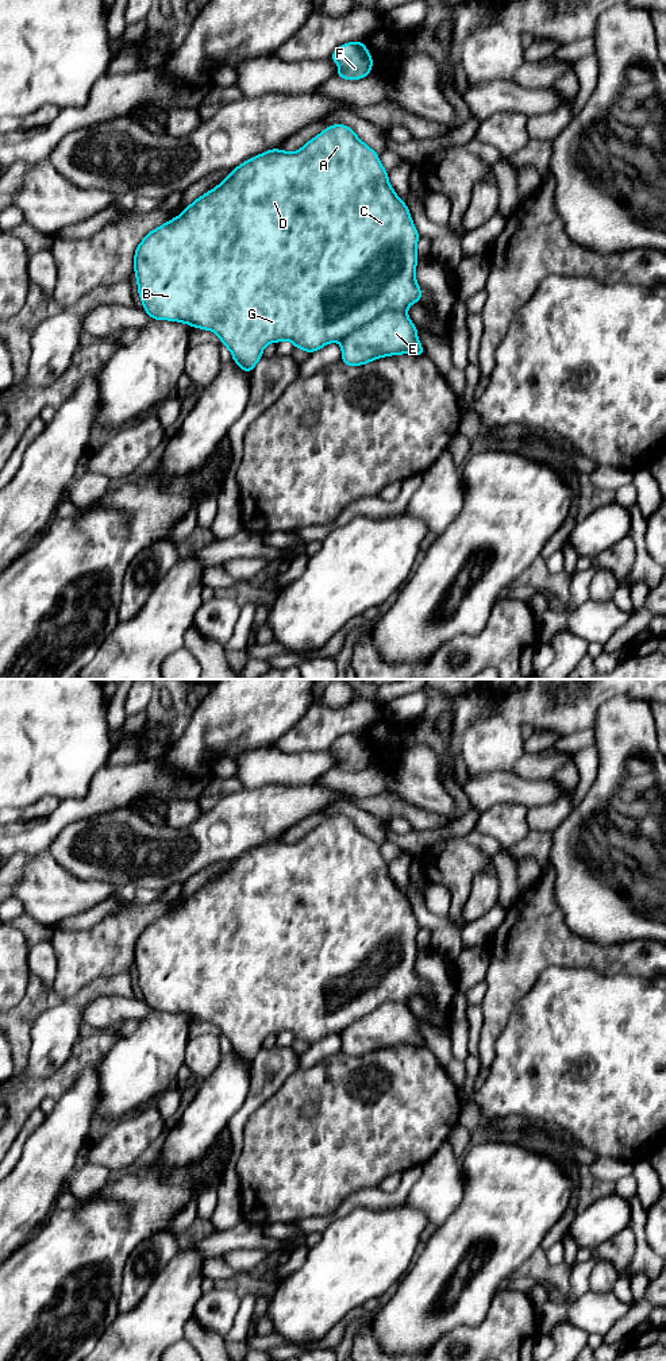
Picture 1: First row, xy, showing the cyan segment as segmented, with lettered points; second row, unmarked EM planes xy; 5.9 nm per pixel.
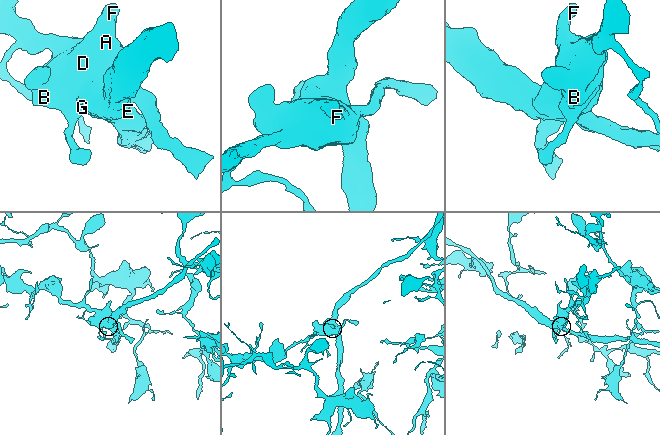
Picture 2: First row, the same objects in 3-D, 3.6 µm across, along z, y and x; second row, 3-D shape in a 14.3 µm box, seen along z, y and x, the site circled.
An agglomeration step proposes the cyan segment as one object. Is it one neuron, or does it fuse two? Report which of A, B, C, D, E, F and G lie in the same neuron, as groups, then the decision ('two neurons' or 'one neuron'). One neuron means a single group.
A B C D E F G | one neuron

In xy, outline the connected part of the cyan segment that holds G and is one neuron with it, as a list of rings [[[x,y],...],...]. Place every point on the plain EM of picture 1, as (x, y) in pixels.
[[[334,816],[294,844],[273,840],[232,860],[223,874],[184,899],[181,906],[145,928],[135,941],[134,961],[139,988],[149,1007],[154,1011],[178,1013],[193,1019],[215,1023],[222,1036],[231,1042],[232,1052],[247,1064],[251,1064],[262,1049],[266,1036],[281,1032],[289,1032],[294,1036],[294,1040],[304,1041],[308,1045],[320,1041],[326,1036],[339,1033],[342,1053],[349,1057],[361,1057],[389,1046],[424,1046],[417,1030],[416,1017],[407,1005],[412,994],[421,991],[421,980],[416,975],[416,955],[419,951],[416,936],[419,929],[409,901],[390,878],[388,863],[381,856],[377,844],[365,836],[350,818]]]

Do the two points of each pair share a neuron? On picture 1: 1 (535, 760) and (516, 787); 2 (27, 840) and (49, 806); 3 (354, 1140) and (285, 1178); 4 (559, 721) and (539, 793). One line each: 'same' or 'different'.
1: different
2: different
3: same
4: different

